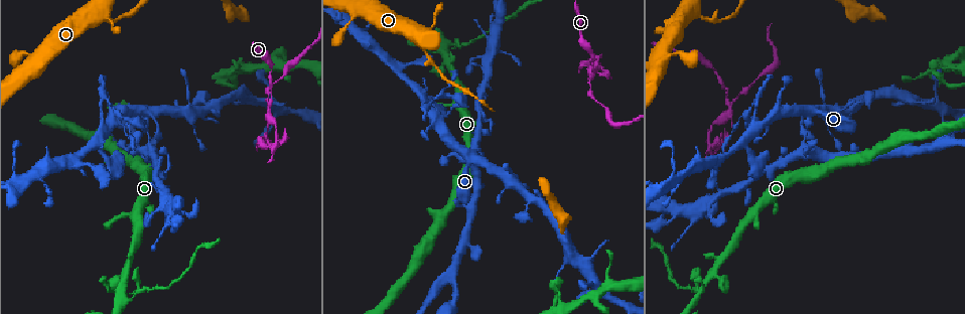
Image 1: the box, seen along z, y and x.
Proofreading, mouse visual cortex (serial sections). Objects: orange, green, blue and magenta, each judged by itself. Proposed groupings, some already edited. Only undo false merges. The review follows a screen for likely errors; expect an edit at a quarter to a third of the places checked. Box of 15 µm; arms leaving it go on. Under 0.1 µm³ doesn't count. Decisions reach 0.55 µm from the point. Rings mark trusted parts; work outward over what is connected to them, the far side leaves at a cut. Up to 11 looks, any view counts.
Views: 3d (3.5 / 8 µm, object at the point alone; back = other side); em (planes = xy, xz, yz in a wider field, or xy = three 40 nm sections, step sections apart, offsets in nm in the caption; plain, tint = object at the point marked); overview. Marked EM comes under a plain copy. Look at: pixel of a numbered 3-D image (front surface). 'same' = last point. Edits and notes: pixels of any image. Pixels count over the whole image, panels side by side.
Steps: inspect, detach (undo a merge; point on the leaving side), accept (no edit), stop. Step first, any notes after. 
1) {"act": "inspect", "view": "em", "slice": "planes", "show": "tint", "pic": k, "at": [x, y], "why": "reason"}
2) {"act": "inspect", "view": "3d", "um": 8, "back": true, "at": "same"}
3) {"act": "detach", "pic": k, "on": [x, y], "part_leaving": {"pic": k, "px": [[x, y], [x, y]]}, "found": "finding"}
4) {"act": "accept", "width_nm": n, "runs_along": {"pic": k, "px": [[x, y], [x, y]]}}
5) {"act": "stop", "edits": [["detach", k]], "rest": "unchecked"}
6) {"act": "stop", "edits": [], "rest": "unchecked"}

{"act": "inspect", "view": "em", "slice": "xy", "step": 5, "show": "tint", "pic": 1, "at": [695, 11], "why": "narrows sharply"}

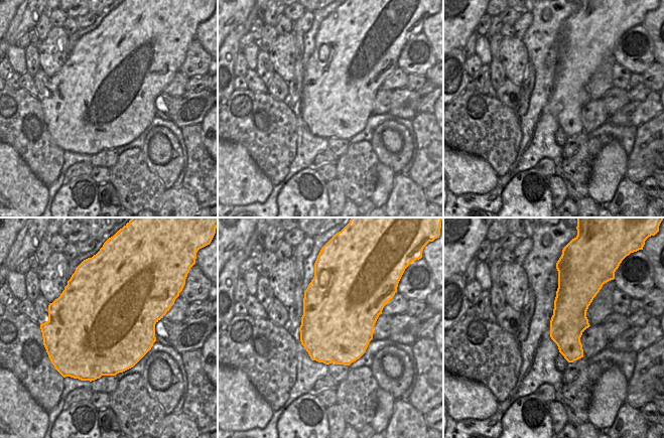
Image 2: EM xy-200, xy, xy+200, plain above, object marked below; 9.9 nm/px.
{"act": "inspect", "view": "3d", "um": 3.5, "back": true, "at": "same", "why": "wider look"}

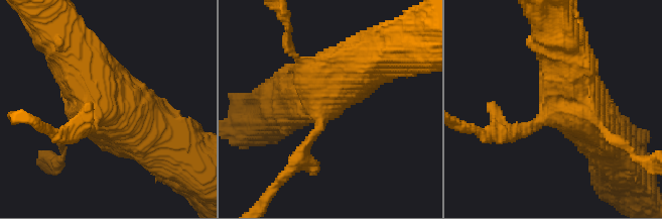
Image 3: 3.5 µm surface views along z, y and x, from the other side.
{"act": "detach", "pic": 3, "on": [499, 113], "width_nm": 750, "part_leaving": {"pic": 3, "px": [[532, 125], [498, 134], [470, 128]]}, "found": "a second cell is stuck on"}

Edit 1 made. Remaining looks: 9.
{"act": "inspect", "view": "overview"}

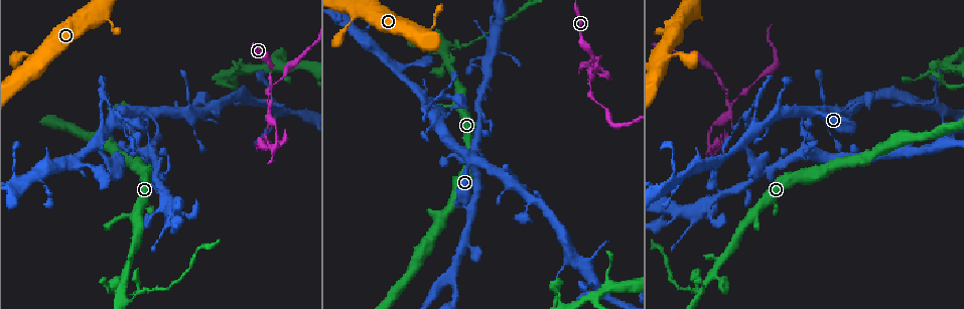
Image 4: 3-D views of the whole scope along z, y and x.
{"act": "inspect", "view": "3d", "um": 3.5, "back": true, "pic": 4, "at": [445, 48]}

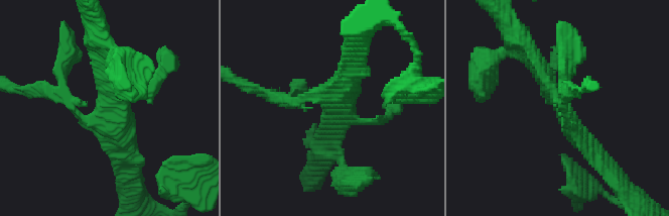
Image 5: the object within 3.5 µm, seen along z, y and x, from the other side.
{"act": "inspect", "view": "em", "slice": "xy", "step": 1, "show": "tint", "pic": 5, "at": [335, 106]}

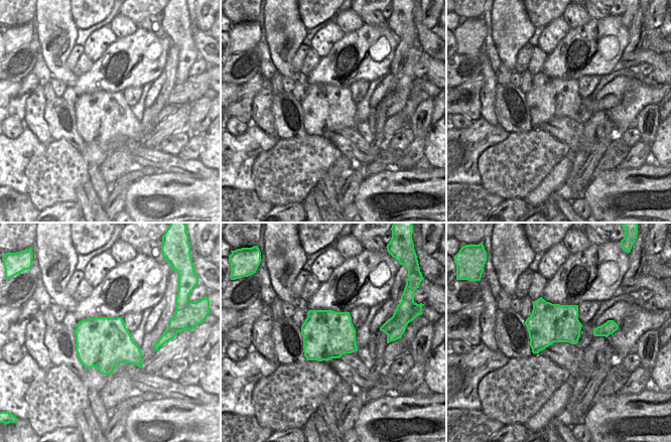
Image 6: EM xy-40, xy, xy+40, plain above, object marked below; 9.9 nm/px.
{"act": "detach", "pic": 5, "on": [60, 91], "part_leaving": {"pic": 5, "px": [[82, 116], [41, 86], [20, 89]]}, "found": "two cells meet here"}

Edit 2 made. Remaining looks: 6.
{"act": "inspect", "view": "3d", "um": 8, "pic": 4, "at": [590, 76]}

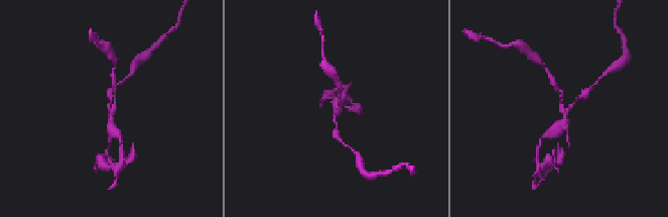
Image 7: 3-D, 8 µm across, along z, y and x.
{"act": "inspect", "view": "3d", "um": 3.5, "back": true, "pic": 7, "at": [562, 110]}

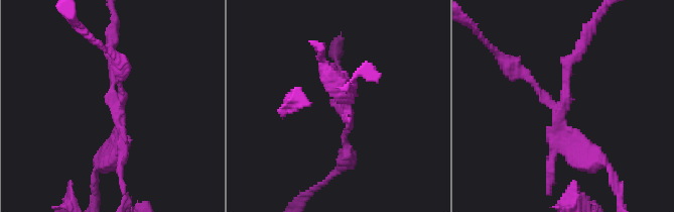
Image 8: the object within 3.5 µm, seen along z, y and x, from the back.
{"act": "inspect", "view": "em", "slice": "planes", "show": "tint", "pic": 8, "at": [562, 103], "why": "shape alone is not enough"}

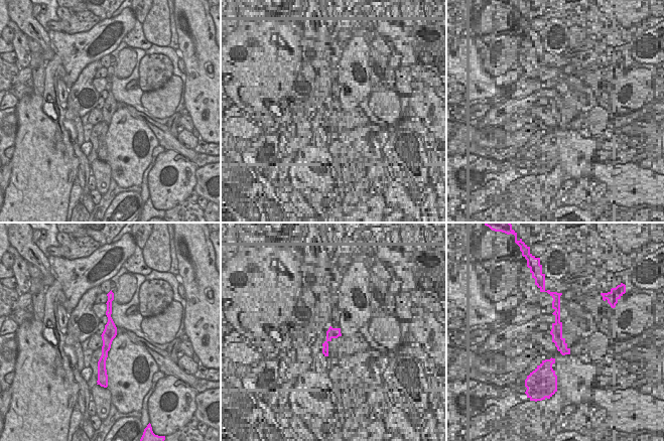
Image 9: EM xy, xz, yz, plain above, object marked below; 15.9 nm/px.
{"act": "detach", "pic": 8, "on": [590, 153], "border": {"pic": 9, "px": [[101, 355], [102, 366], [98, 371]]}, "found": "two cells meet here"}

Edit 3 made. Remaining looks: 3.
{"act": "inspect", "view": "overview"}

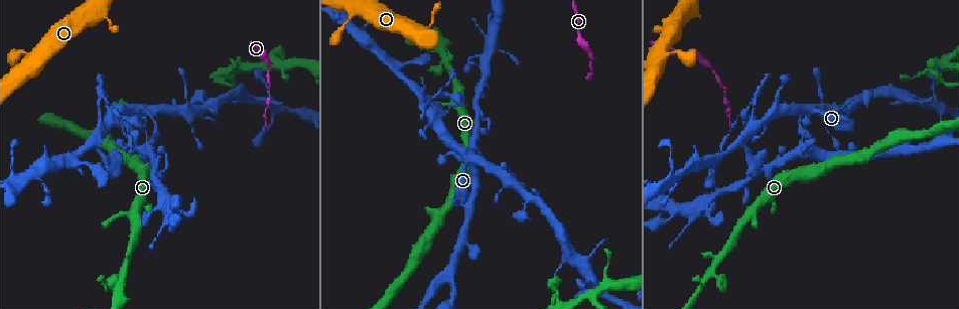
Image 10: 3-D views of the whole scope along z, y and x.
{"act": "inspect", "view": "3d", "um": 3.5, "pic": 10, "at": [810, 109], "why": "sharp bend"}

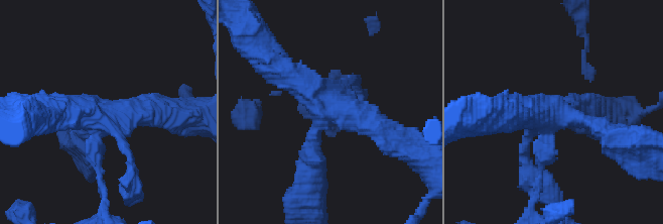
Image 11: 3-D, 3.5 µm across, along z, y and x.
{"act": "inspect", "view": "em", "slice": "xy", "step": 2, "show": "tint", "pic": 11, "at": [321, 107], "why": "shape alone is not enough"}

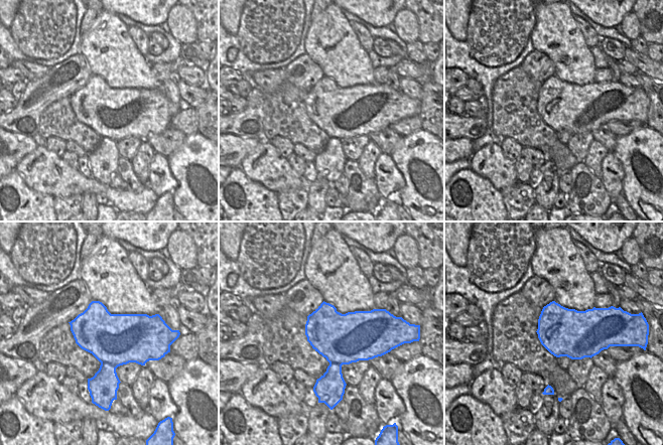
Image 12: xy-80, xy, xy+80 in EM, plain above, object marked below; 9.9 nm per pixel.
{"act": "accept", "runs_along": {"pic": 11, "px": [[611, 135], [551, 114], [539, 182]]}, "found": "one cell here"}

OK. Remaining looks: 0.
{"act": "stop", "edits": [["detach", 3], ["detach", 5], ["detach", 8]], "rest": "unchecked"}

